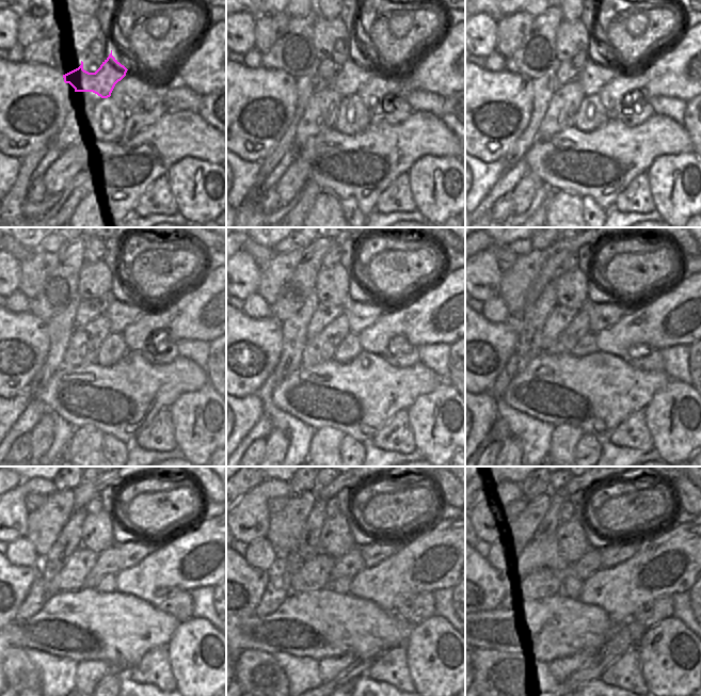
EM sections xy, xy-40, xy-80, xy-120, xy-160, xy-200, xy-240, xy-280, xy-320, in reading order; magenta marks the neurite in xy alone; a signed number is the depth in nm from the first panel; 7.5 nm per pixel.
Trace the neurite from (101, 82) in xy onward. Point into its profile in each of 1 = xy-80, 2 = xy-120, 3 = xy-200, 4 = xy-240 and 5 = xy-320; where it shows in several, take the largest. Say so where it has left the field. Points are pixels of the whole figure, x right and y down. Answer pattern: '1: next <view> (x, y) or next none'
1: next xy-80 (593, 77)
2: next xy-120 (121, 314)
3: next xy-200 (602, 315)
4: next xy-240 (129, 554)
5: next xy-320 (617, 552)

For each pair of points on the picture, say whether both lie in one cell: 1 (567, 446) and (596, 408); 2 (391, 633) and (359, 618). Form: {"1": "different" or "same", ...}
{"1": "different", "2": "same"}

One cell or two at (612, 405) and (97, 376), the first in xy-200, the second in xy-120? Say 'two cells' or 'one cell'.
one cell

